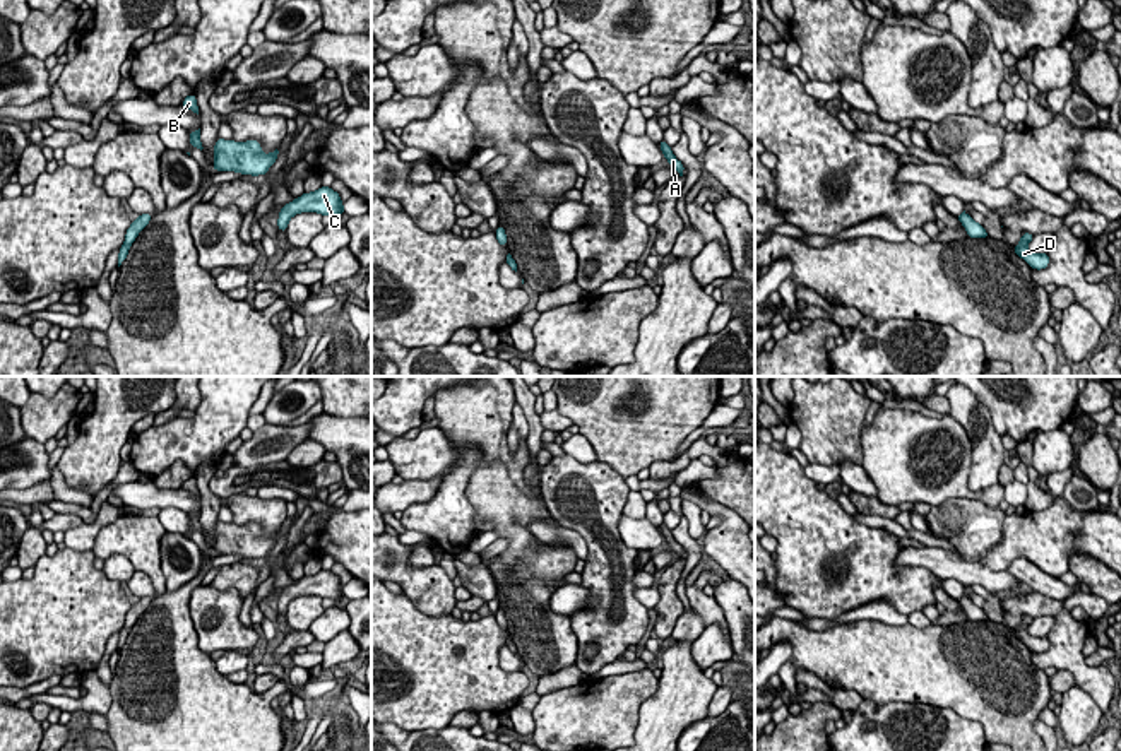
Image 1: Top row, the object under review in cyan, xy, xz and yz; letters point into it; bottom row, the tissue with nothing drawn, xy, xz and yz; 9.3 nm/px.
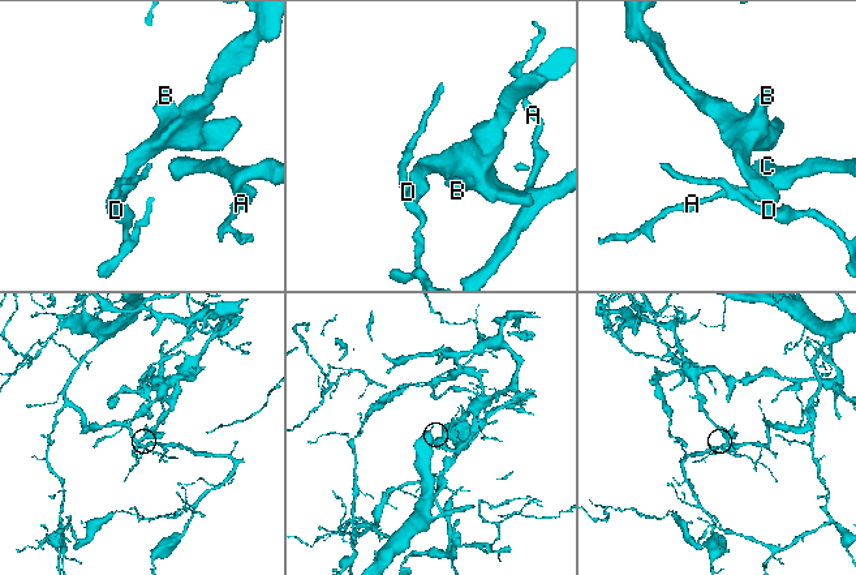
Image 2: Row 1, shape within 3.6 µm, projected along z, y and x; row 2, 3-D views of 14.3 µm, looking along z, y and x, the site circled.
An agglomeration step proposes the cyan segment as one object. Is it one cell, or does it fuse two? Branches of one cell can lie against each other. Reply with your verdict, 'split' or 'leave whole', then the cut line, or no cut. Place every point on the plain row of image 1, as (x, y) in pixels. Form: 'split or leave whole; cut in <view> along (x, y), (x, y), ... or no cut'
leave whole; no cut

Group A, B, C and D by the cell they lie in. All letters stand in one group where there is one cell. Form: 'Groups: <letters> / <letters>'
Groups: A B C D

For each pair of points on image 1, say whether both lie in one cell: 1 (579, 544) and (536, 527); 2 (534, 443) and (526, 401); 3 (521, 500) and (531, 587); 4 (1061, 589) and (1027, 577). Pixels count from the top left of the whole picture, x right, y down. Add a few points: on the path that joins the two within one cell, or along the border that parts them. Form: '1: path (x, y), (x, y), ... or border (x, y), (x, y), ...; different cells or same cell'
1: path (569, 538), (546, 531); same cell
2: path (534, 433), (534, 421), (529, 411); same cell
3: path (521, 522), (521, 541), (531, 551), (531, 565); same cell
4: path (1053, 587), (1036, 579); same cell

